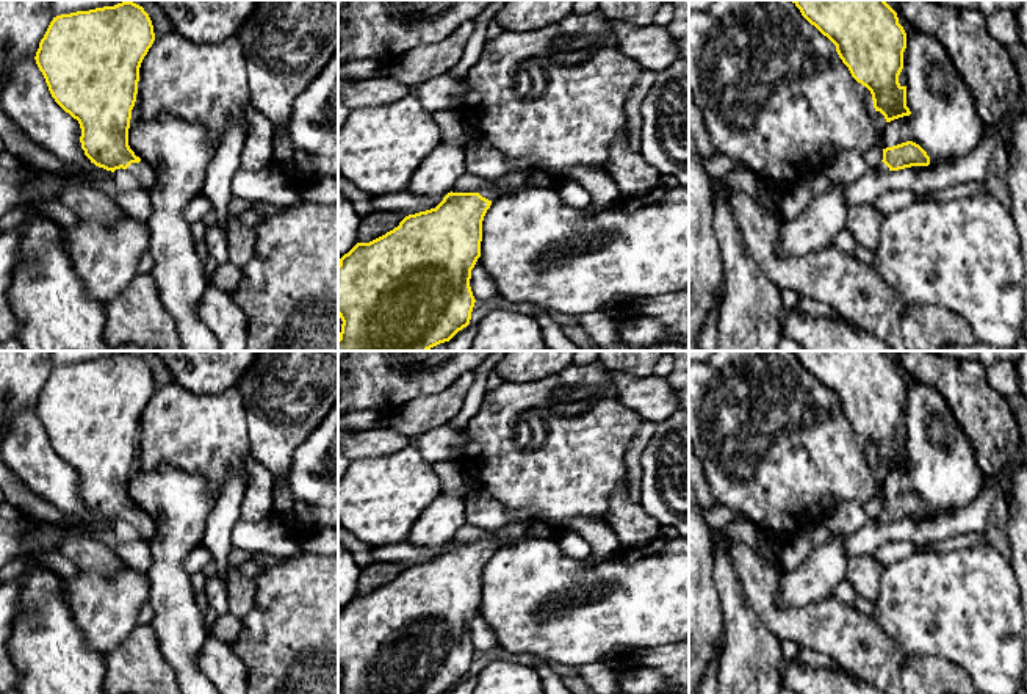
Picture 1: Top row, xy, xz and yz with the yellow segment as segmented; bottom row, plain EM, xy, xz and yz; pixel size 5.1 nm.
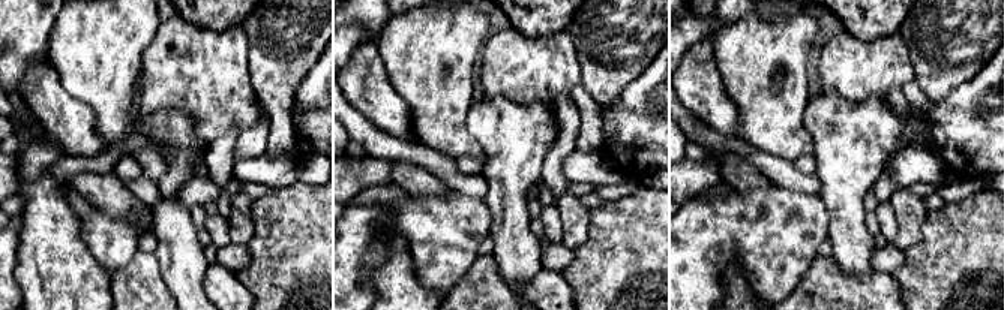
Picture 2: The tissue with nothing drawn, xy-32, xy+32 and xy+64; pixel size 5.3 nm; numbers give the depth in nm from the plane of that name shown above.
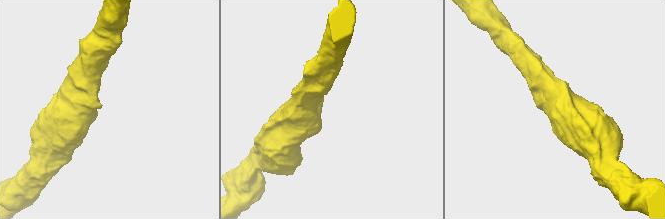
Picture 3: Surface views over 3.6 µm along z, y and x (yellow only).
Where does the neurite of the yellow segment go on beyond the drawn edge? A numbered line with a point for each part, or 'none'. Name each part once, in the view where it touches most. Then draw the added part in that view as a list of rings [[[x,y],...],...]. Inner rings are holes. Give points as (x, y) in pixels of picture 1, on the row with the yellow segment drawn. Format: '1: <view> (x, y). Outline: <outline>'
1: xy (144, 173). Outline: [[[146,161],[132,163],[127,171],[138,179],[141,190],[147,193],[153,190],[157,175],[150,164],[147,164]]]

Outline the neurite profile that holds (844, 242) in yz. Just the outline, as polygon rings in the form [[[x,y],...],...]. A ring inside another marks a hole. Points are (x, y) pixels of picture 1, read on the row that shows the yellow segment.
[[[844,227],[834,238],[834,244],[839,251],[845,252],[845,254],[853,254],[855,252],[855,246],[856,241],[852,237],[852,233],[847,230],[847,227]]]

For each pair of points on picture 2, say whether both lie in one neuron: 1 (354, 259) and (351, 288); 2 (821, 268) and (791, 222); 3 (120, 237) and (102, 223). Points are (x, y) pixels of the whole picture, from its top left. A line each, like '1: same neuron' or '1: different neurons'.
1: same neuron
2: different neurons
3: same neuron

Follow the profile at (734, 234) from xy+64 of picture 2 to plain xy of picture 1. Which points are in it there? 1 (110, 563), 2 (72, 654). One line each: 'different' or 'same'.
1: different
2: different

